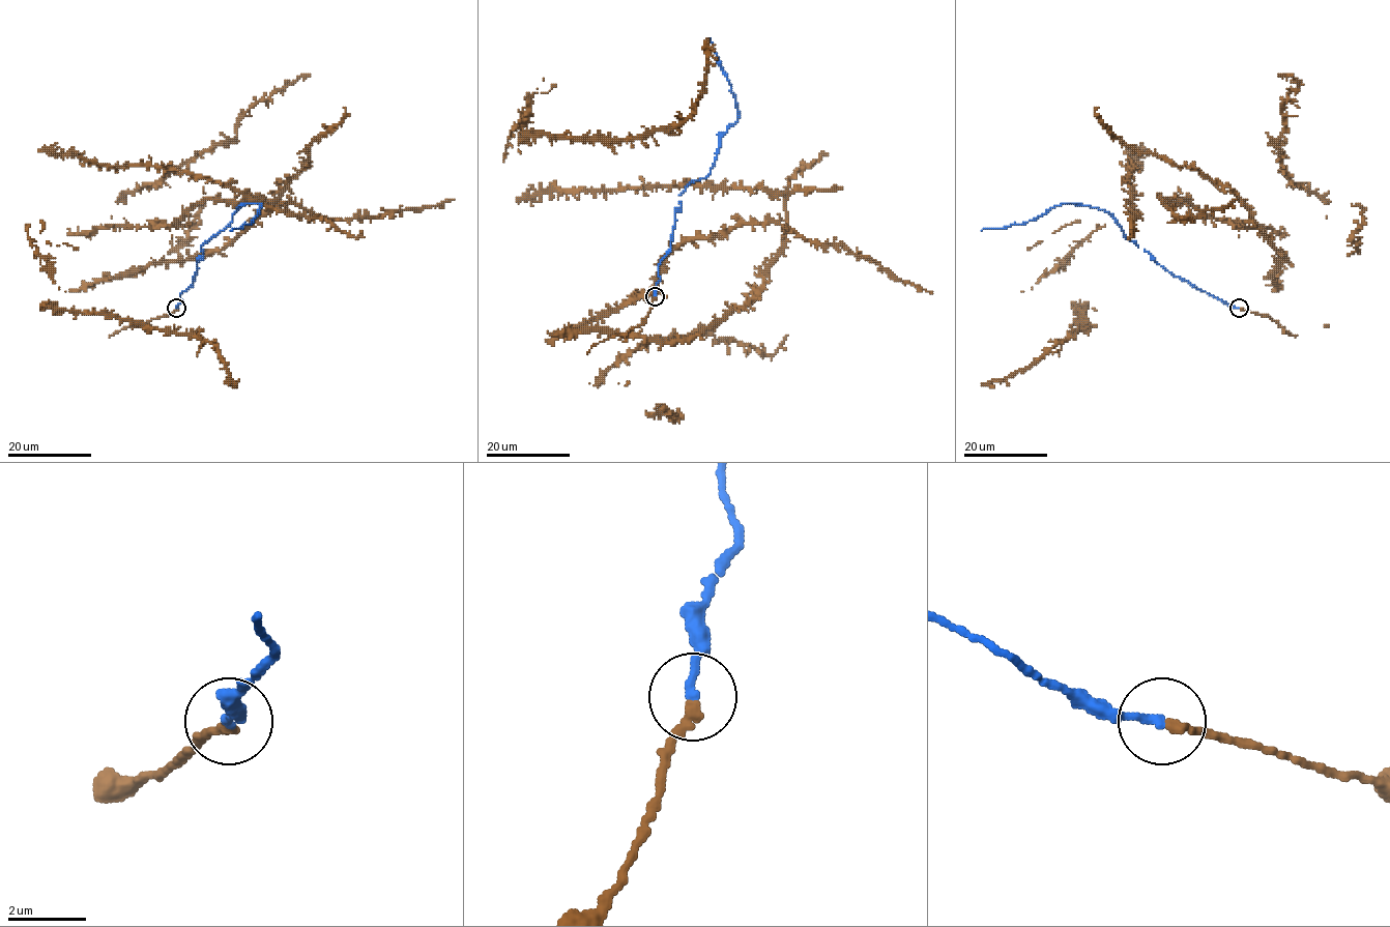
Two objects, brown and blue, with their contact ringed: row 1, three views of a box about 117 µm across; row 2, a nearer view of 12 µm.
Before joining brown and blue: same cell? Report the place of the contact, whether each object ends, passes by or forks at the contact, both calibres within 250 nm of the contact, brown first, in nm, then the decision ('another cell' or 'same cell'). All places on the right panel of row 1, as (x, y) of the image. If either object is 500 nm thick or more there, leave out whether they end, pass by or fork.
(1239, 308) | brown ends | blue ends | 280/240 nm | same cell

